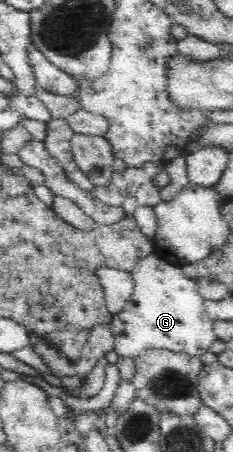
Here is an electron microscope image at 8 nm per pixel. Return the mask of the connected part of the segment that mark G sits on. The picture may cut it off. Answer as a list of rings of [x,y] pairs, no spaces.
[[[152,253],[135,265],[131,275],[135,286],[130,301],[127,301],[124,309],[113,314],[110,323],[110,331],[114,336],[114,350],[118,355],[135,358],[142,352],[156,348],[198,357],[209,351],[210,345],[216,340],[213,330],[215,321],[206,311],[204,298],[198,293],[194,280],[186,277],[180,266],[172,265],[164,258],[158,257],[158,254]]]

